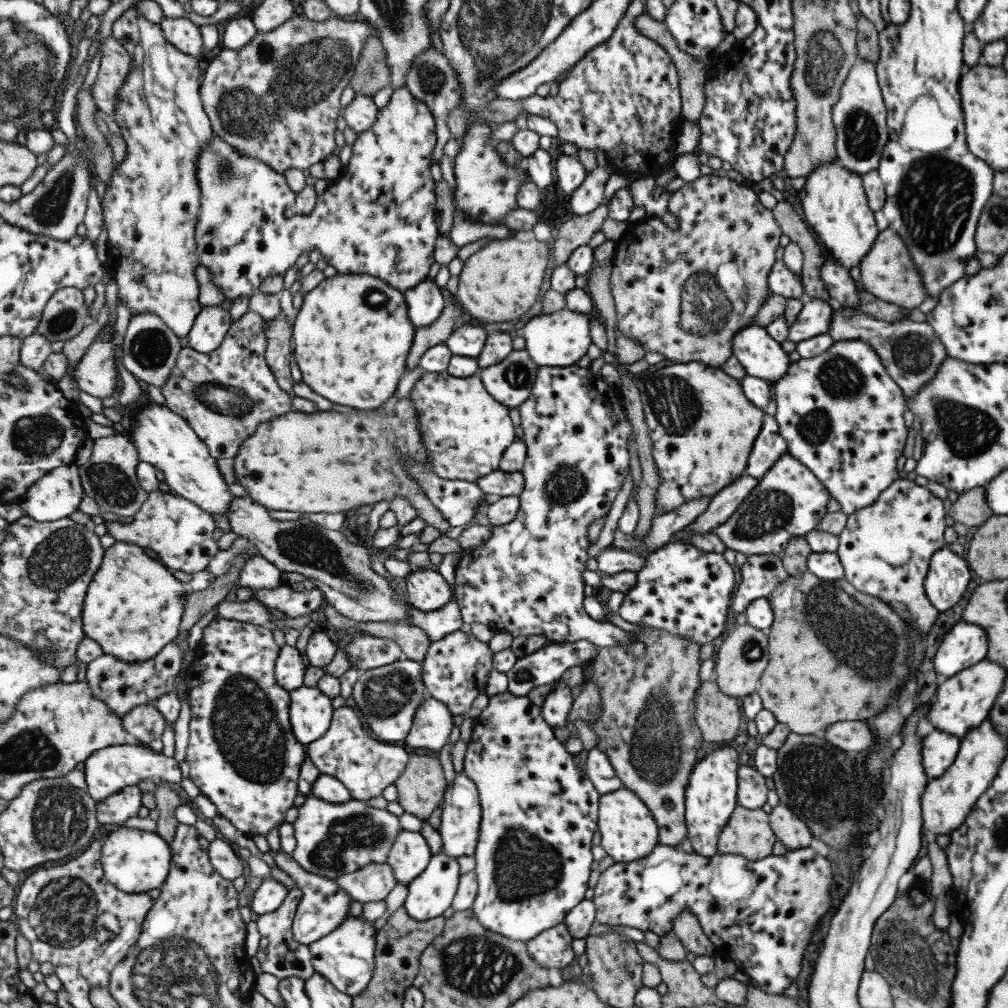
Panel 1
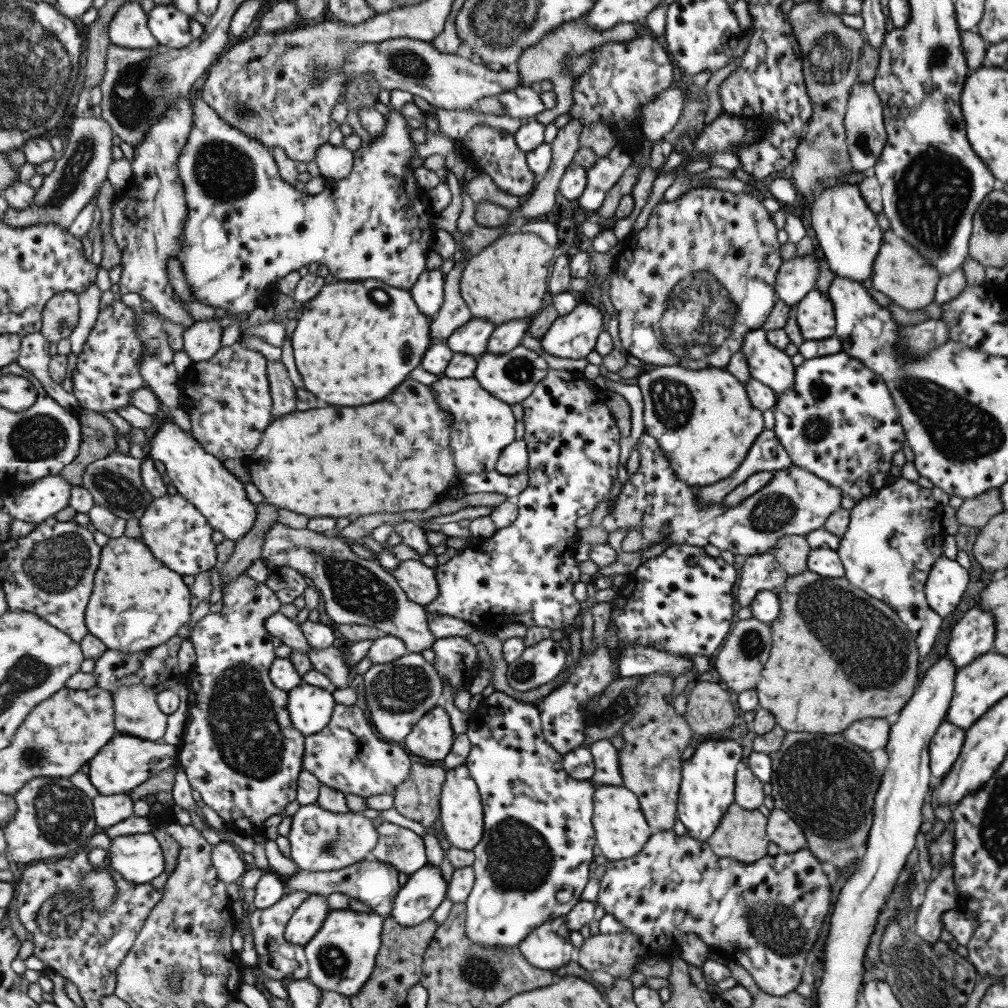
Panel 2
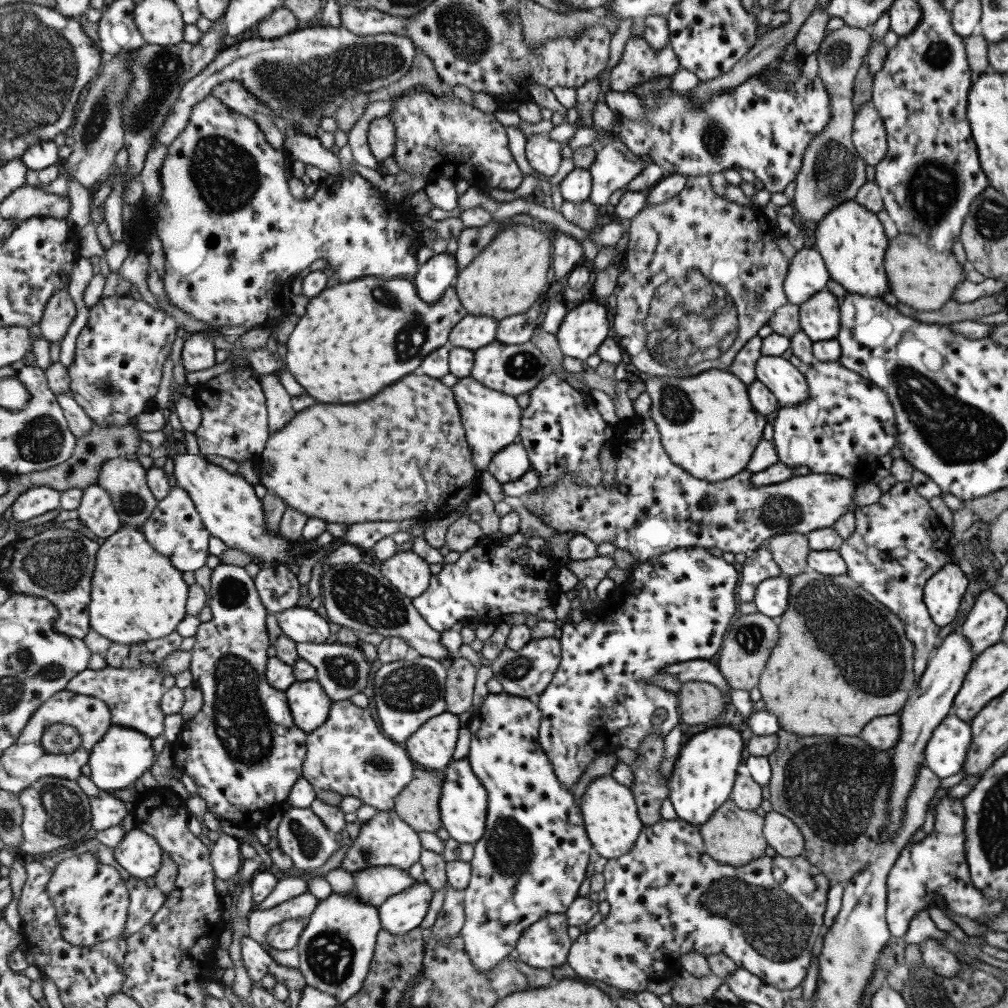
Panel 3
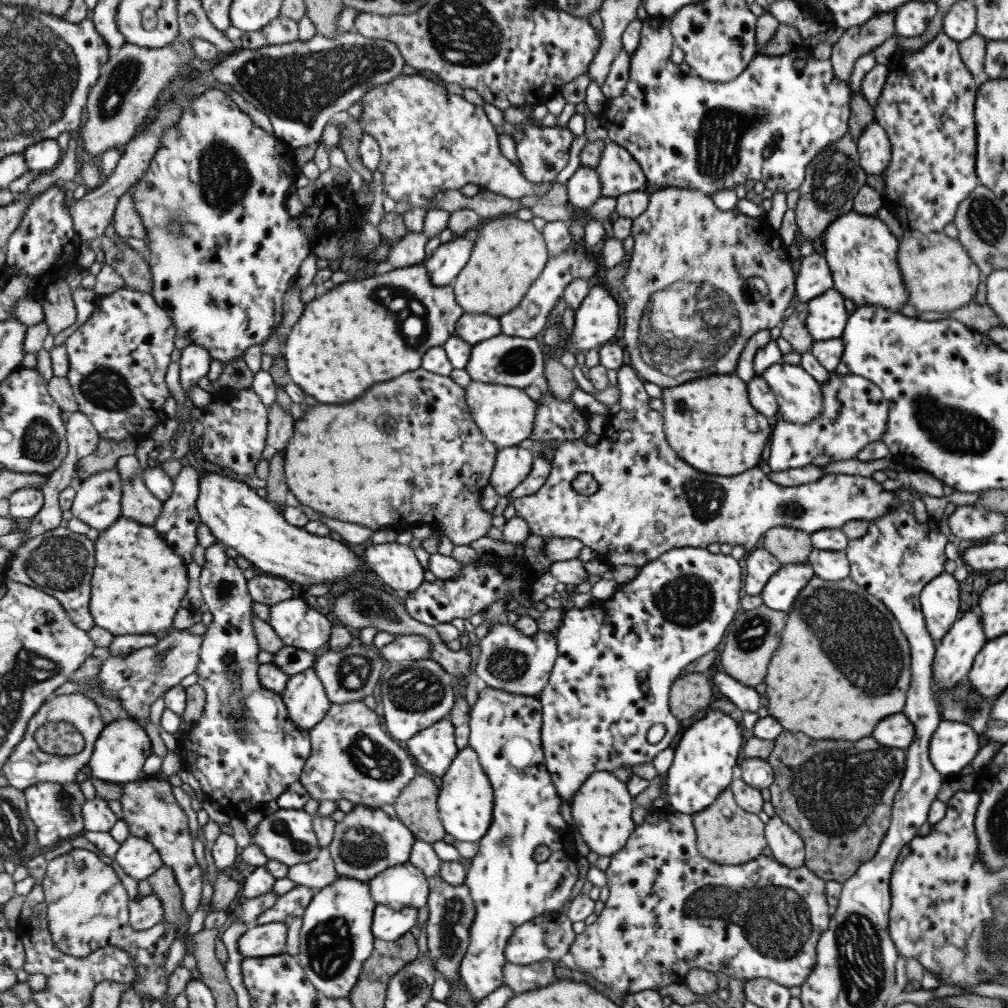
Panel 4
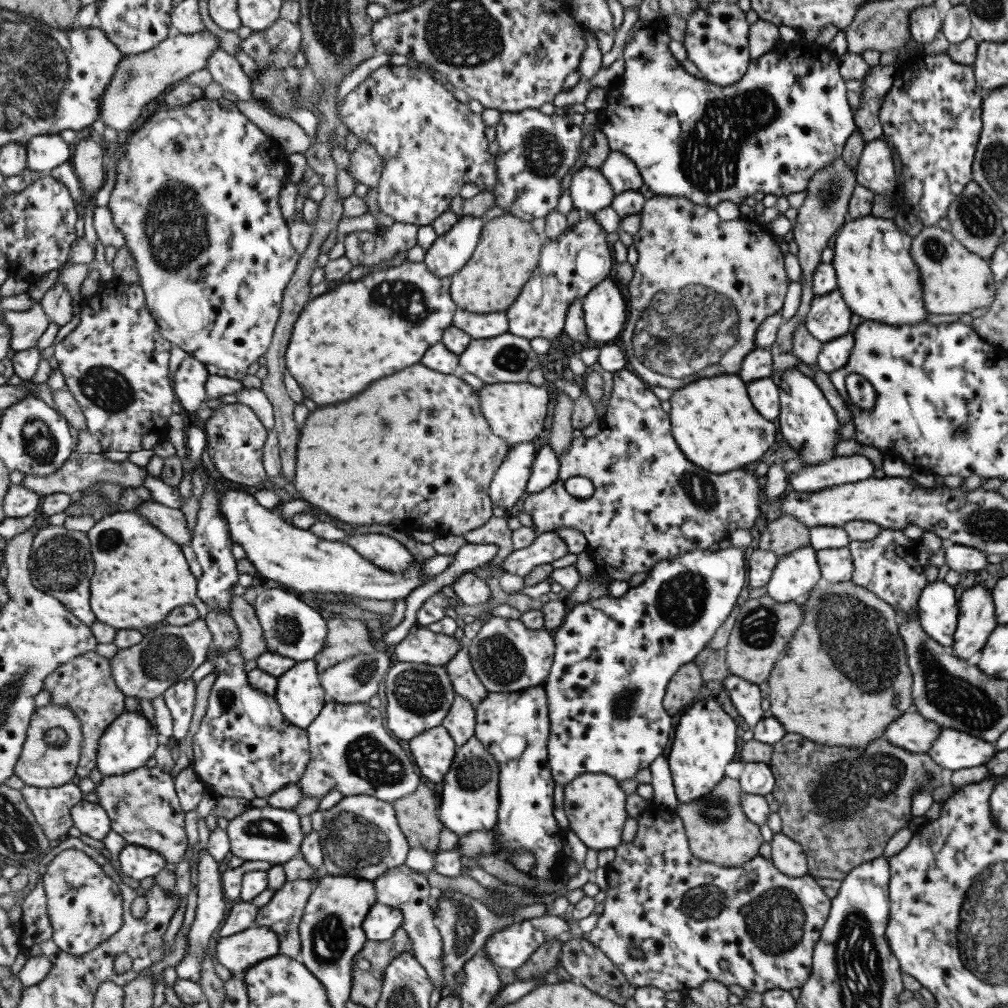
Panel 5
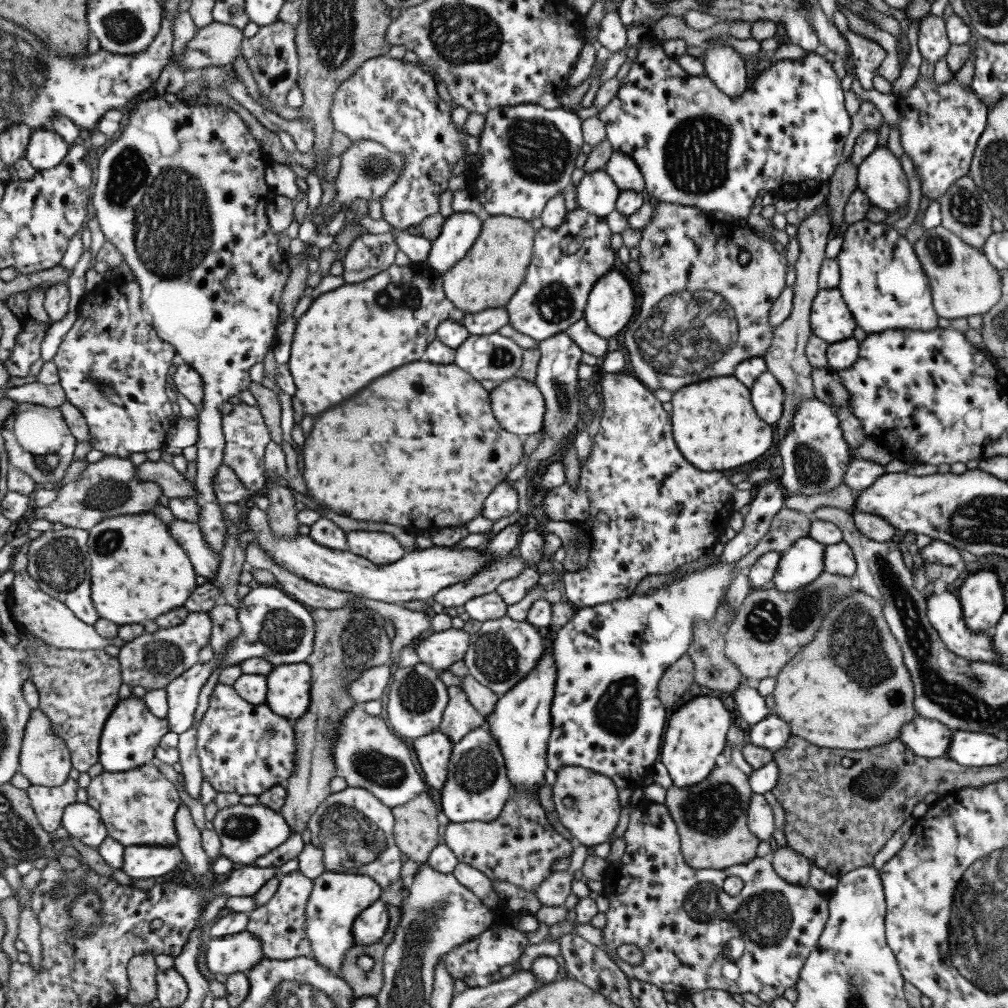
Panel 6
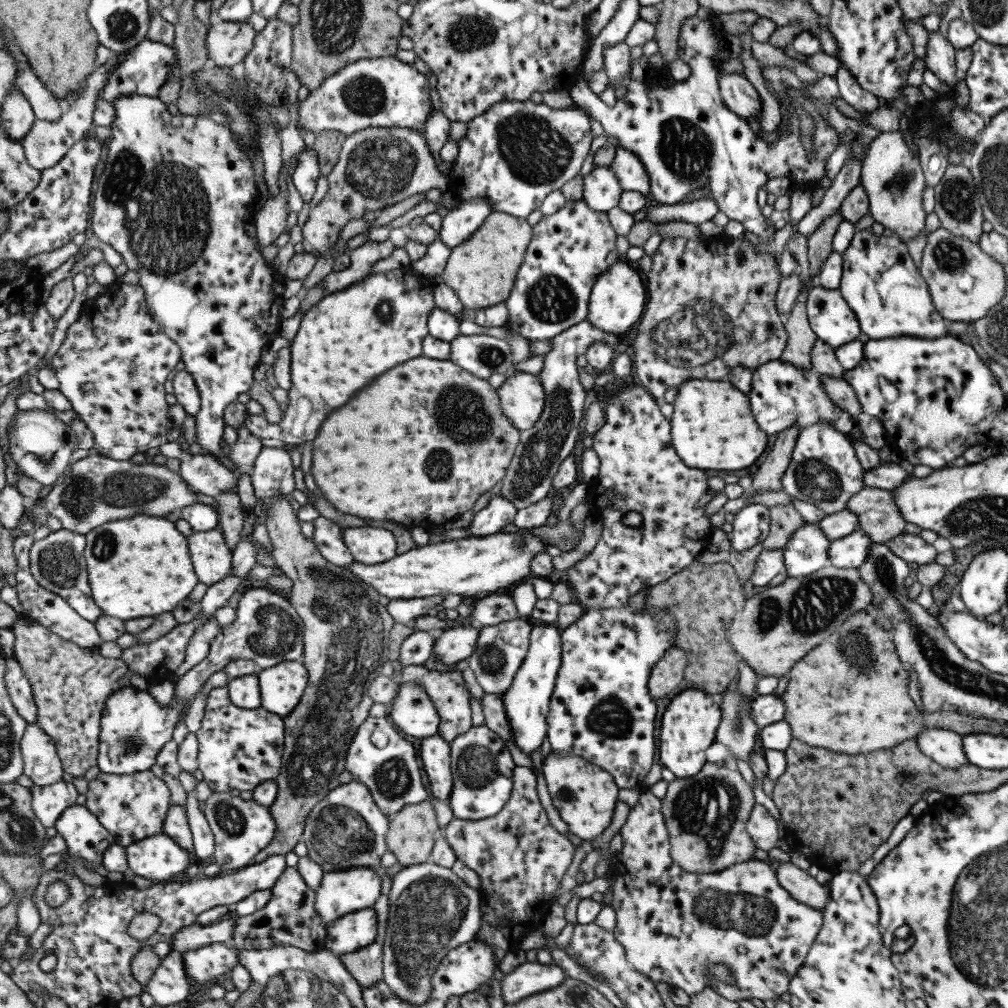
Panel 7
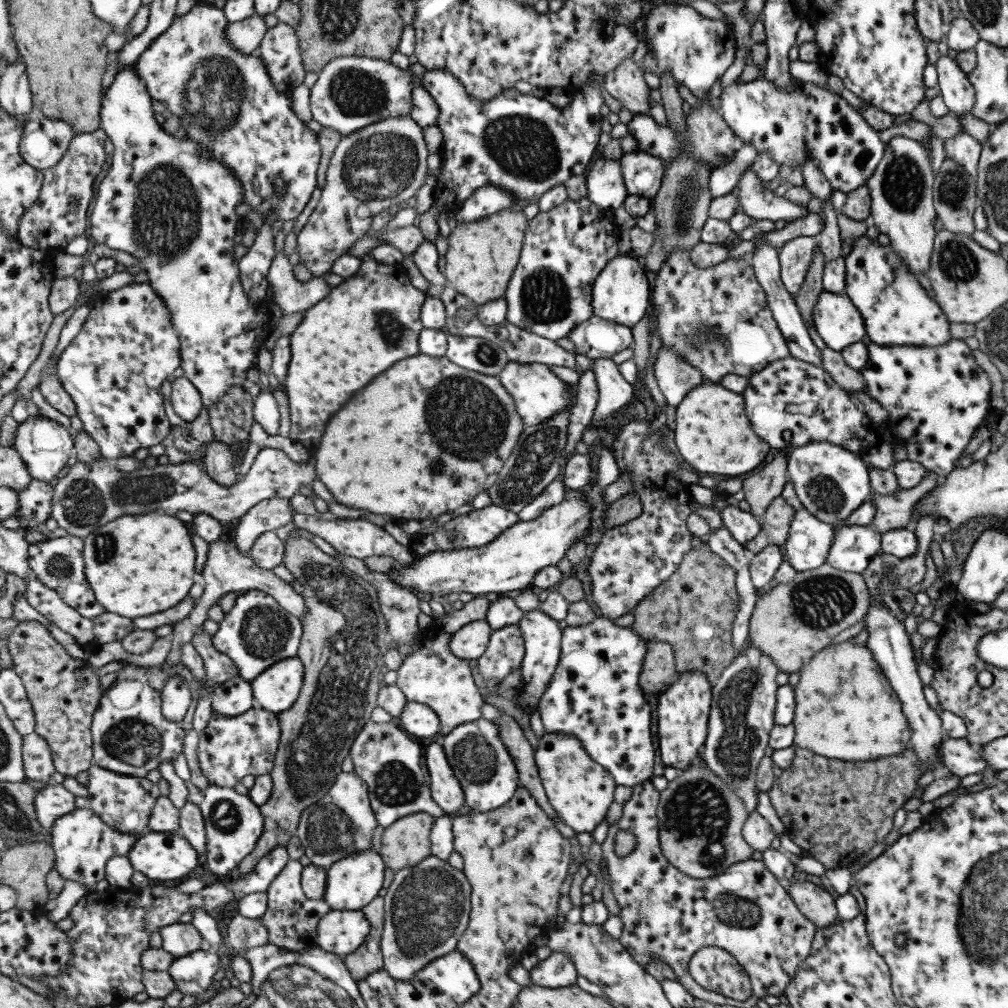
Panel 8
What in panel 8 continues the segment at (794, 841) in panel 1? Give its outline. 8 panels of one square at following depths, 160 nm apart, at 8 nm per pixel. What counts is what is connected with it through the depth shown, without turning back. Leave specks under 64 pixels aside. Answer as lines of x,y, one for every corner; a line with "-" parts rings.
799,879
783,883
798,911
808,918
816,928
825,928
838,919
834,899
825,889

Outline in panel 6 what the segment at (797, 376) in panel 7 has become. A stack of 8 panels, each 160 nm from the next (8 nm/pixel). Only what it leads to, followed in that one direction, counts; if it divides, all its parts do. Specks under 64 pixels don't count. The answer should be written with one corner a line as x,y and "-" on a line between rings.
763,372
748,388
752,408
757,418
770,425
775,425
782,415
783,392
781,385
769,372

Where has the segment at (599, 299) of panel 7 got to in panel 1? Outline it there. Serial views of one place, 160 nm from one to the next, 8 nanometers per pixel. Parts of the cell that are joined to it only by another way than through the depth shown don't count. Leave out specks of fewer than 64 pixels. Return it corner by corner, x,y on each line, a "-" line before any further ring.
563,309
553,314
541,314
527,321
523,328
525,348
529,356
540,368
545,366
574,366
587,355
593,345
592,325
596,312
578,313
571,309

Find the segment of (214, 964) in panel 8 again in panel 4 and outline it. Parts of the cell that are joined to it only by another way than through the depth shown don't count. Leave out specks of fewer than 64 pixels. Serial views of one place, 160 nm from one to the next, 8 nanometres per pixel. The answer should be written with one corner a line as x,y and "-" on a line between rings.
285,923
251,925
239,939
239,953
244,958
285,954
288,949
288,926

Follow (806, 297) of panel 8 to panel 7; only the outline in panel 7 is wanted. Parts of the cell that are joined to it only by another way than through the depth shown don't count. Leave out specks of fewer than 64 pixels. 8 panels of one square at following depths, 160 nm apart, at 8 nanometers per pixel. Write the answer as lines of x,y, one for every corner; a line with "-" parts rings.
838,208
813,231
813,234
806,237
808,276
816,276
827,255
832,251
831,238
841,220
843,218

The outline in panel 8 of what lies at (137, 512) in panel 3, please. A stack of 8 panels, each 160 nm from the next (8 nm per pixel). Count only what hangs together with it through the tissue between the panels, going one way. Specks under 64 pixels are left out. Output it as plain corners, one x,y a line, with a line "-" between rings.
219,539
215,542
209,542
209,544
210,551
207,564
202,569
202,574
199,578
204,585
204,593
197,600
194,612
189,615
189,618
173,626
173,650
165,662
171,666
182,661
183,653
181,645
192,642
192,636
195,634
195,631
199,627
203,627
210,619
209,610
219,603
223,595
229,594
229,592
240,594
255,589
264,590
267,594
274,596
275,600
278,600
278,604
290,614
298,616
300,619
307,615
306,598
301,593
297,594
293,590
291,583
281,580
273,570
265,570
265,568
261,568
258,564
255,564
253,558
244,555
235,543
231,544
231,542

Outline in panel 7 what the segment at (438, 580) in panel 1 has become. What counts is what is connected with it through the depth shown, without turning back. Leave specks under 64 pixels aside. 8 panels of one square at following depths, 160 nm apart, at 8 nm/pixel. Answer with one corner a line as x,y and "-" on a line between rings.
346,527
343,538
356,561
375,565
397,556
395,534
385,528

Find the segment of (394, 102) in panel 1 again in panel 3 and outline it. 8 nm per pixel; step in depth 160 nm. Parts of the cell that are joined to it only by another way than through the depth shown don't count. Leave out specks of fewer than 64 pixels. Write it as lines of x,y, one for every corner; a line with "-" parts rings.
209,96
197,104
189,121
188,129
184,131
176,141
168,148
168,157
164,160
163,173
161,173
164,185
164,201
160,202
159,218
156,222
158,237
163,243
166,252
166,273
164,274
164,292
176,307
192,315
195,319
206,322
213,328
242,326
245,329
255,329
255,326
265,324
269,320
285,318
291,311
292,293
289,290
292,277
305,268
309,268
315,260
319,258
328,262
329,266
335,270
342,282
355,281
361,277
383,277
392,279
401,276
406,279
413,279
417,276
417,256
415,246
419,244
419,234
413,228
413,220
407,218
407,212
411,206
400,203
389,202
385,199
379,188
372,184
361,174
349,173
343,175
343,184
333,184
329,186
325,194
325,204
311,204
305,199
297,199
289,190
289,180
291,180
291,168
293,168
293,158
287,151
273,148
261,128
257,126
255,120
251,120
246,114
241,114
238,110
232,109
219,97

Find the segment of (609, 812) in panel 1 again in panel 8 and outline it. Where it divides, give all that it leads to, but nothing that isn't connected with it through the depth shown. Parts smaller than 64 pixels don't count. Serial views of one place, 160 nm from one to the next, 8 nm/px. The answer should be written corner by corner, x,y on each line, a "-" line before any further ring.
547,733
539,738
536,763
551,805
558,817
576,834
592,833
607,816
613,802
613,777
582,745
581,739
565,733

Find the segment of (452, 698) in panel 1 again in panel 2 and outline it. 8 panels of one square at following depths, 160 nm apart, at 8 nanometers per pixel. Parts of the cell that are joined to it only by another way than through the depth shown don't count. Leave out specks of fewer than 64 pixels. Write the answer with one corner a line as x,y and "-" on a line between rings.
452,636
437,639
433,650
433,664
437,667
442,680
447,679
447,682
450,682
453,696
461,687
471,686
481,664
475,645
466,637

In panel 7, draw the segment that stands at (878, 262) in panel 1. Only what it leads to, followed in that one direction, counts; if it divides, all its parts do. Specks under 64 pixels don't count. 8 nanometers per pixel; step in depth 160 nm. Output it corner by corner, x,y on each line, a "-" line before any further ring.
941,227
927,233
918,271
927,285
931,302
935,306
934,309
946,322
973,323
989,314
989,311
1002,300
1004,295
1007,267
987,256
977,243
971,242
968,238
951,234

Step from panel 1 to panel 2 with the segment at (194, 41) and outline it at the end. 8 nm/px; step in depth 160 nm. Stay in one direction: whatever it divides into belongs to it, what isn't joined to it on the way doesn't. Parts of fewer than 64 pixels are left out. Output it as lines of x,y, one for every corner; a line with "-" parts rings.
173,2
155,5
148,12
149,25
161,45
180,49
192,44
192,19

